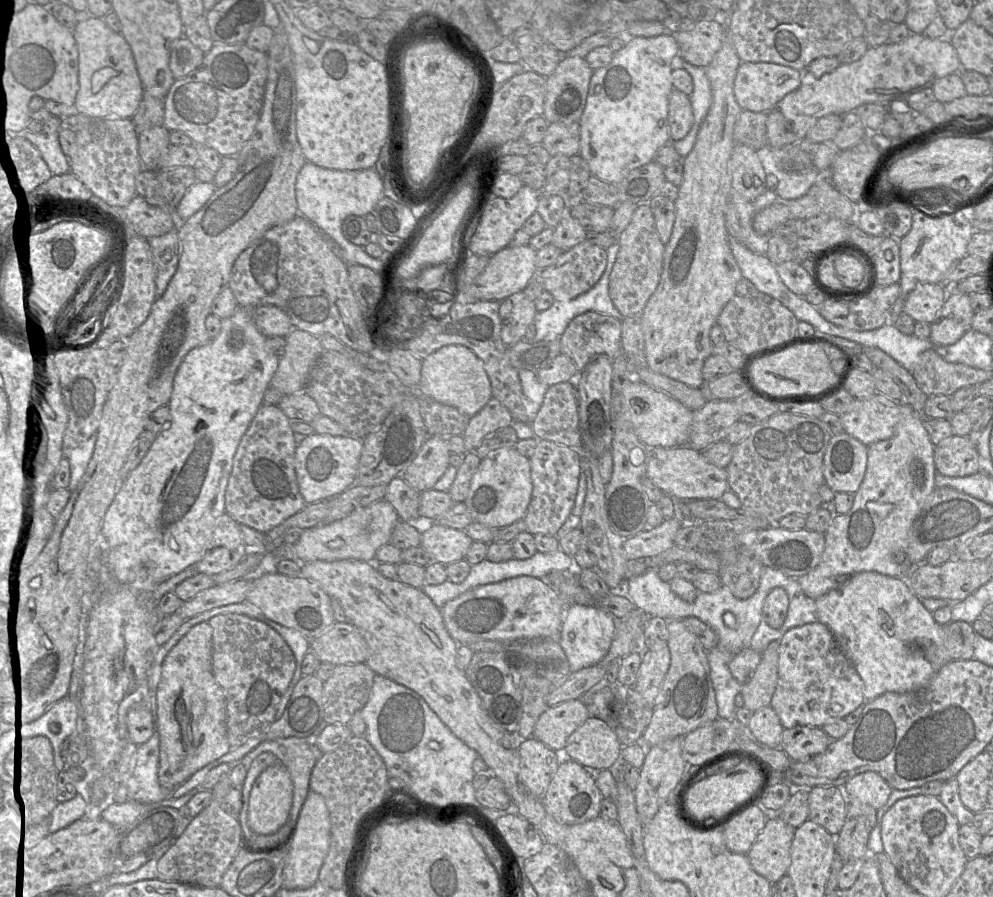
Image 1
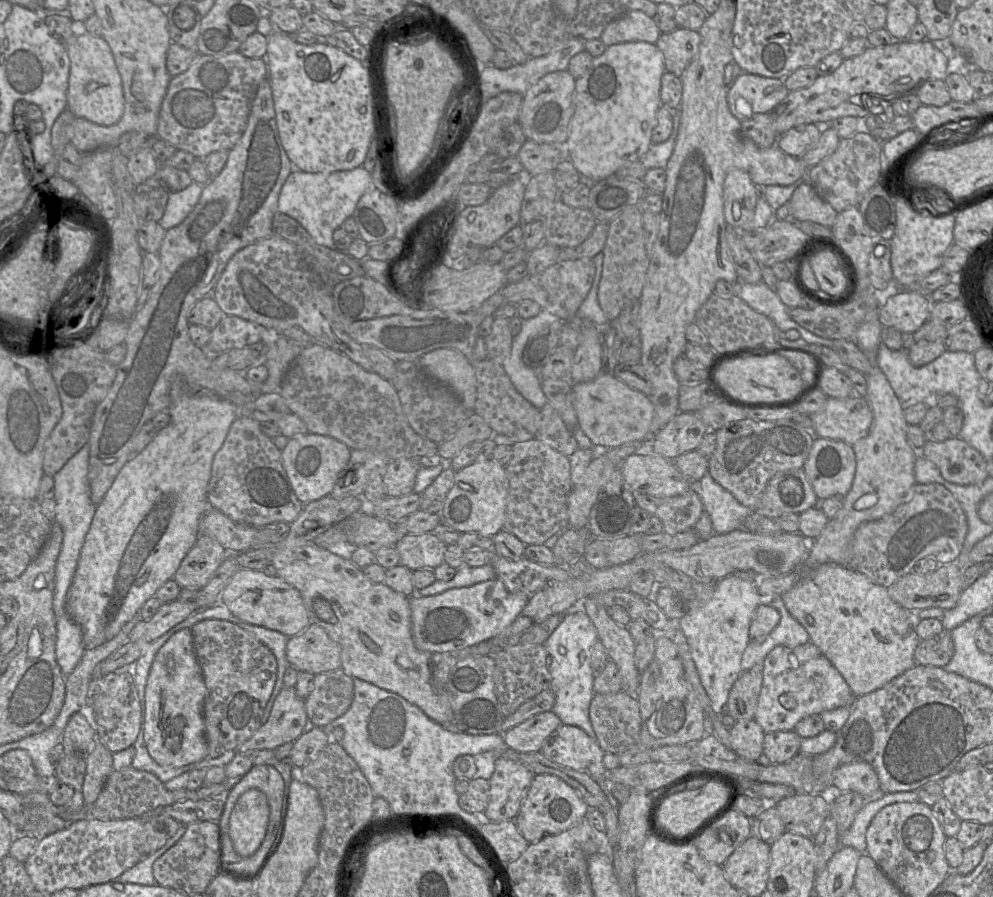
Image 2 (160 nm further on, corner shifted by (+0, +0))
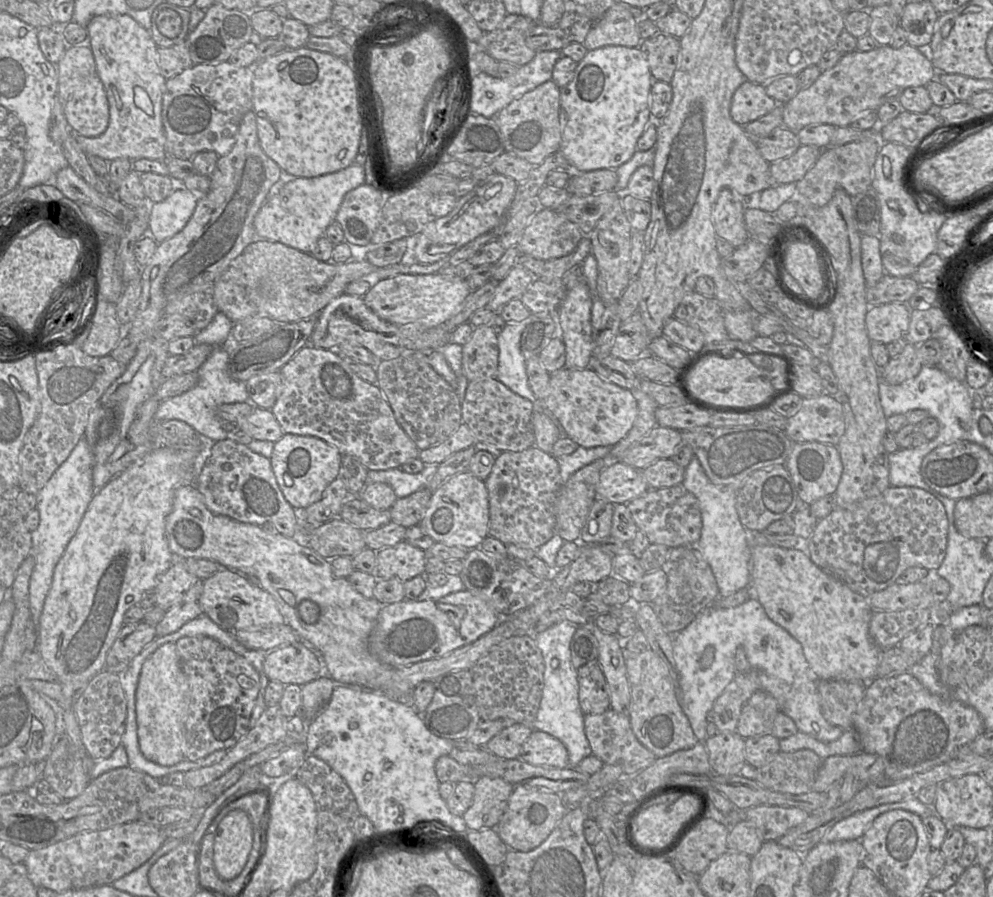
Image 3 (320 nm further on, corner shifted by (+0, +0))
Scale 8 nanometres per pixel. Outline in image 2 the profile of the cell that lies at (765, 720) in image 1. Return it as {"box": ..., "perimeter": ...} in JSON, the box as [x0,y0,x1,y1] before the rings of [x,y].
{"box":[729,719,765,761],"perimeter":[[[755,719],[737,721],[729,730],[729,748],[745,760],[758,761],[763,755],[765,732]]]}

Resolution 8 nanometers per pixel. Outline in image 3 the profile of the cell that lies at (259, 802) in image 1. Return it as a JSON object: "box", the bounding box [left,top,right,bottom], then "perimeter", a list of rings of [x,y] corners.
{"box":[213,810,253,881],"perimeter":[[[231,810],[213,833],[213,866],[220,879],[229,881],[245,866],[253,845],[253,827],[248,814]]]}

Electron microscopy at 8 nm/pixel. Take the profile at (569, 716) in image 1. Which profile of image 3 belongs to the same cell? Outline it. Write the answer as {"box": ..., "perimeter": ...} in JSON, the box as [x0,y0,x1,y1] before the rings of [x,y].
{"box":[484,723,533,758],"perimeter":[[[516,723],[503,729],[484,747],[500,758],[518,758],[521,754],[523,744],[533,731],[531,726]]]}

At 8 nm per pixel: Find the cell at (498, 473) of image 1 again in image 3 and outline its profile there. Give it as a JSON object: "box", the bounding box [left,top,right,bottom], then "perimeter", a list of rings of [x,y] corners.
{"box":[419,471,489,550],"perimeter":[[[465,471],[452,476],[432,493],[419,525],[436,543],[470,550],[479,547],[488,536],[488,523],[489,500],[485,483]]]}

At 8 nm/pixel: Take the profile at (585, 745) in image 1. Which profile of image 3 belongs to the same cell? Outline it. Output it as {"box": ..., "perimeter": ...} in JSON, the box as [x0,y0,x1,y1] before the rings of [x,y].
{"box":[518,730,569,768],"perimeter":[[[534,730],[523,744],[518,758],[532,765],[553,768],[569,767],[568,752],[564,744],[550,734]]]}

